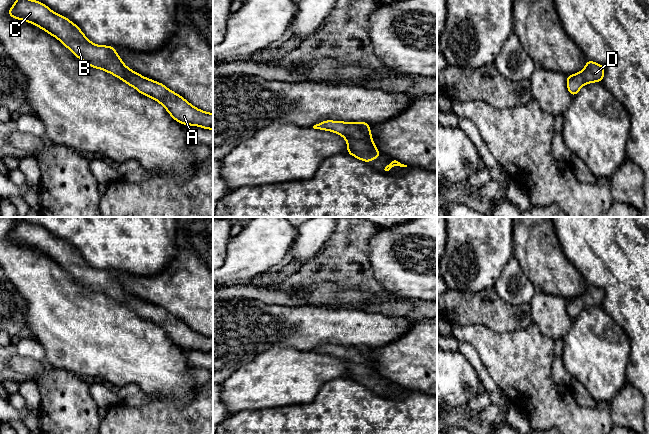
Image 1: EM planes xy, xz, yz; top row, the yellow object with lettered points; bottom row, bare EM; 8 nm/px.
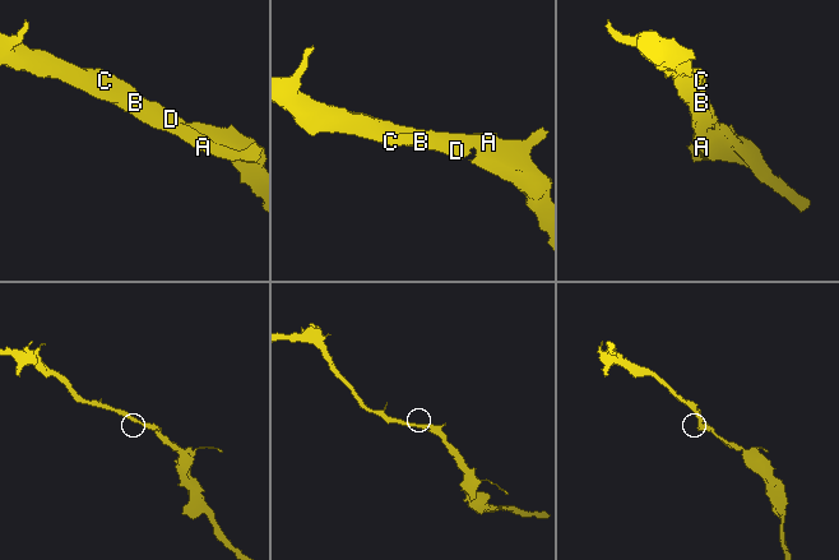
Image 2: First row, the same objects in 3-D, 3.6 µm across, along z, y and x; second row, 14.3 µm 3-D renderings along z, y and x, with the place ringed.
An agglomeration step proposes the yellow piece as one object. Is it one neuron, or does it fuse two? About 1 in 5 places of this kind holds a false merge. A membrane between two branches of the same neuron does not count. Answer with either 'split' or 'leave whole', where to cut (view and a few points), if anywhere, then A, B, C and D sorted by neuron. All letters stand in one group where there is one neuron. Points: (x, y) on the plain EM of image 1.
leave whole; no cut; A B C D

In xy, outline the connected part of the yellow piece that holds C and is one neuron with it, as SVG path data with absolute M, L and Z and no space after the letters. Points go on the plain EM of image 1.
M19 218L8 238L13 243L38 250L57 262L85 288L116 300L139 317L159 326L179 347L213 354L213 337L194 331L164 308L131 294L123 287L113 270L92 267L76 248L45 228Z

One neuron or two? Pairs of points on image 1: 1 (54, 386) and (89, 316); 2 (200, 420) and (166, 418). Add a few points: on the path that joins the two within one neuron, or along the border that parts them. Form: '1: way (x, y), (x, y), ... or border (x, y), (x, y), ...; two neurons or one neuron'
1: border (52, 367), (69, 370), (84, 379); two neurons
2: way (192, 420), (174, 420); one neuron

